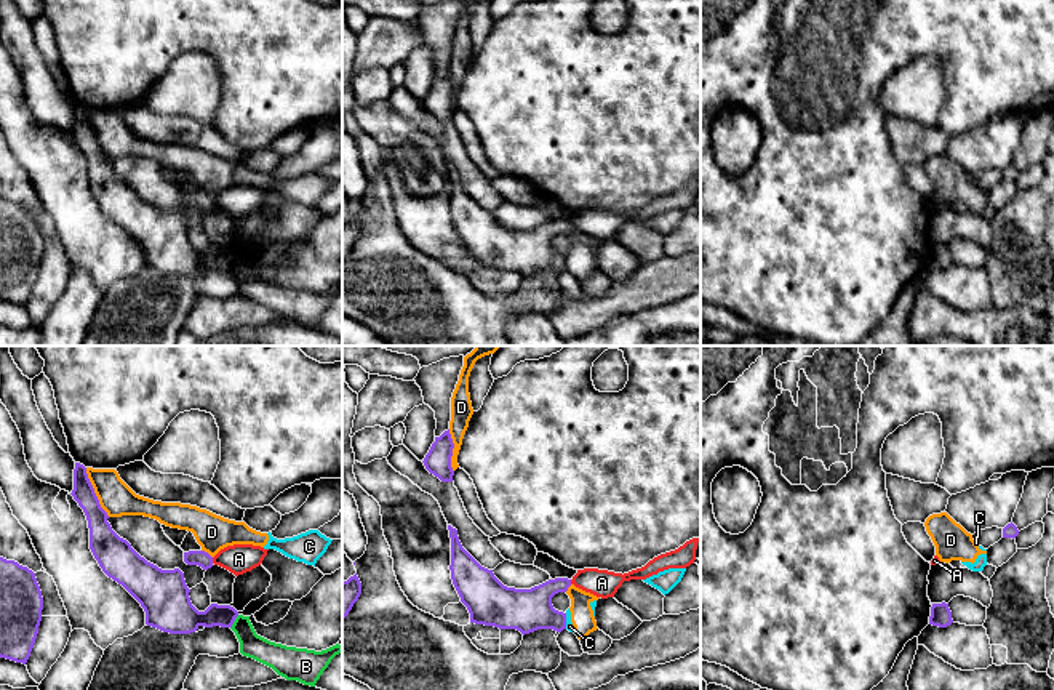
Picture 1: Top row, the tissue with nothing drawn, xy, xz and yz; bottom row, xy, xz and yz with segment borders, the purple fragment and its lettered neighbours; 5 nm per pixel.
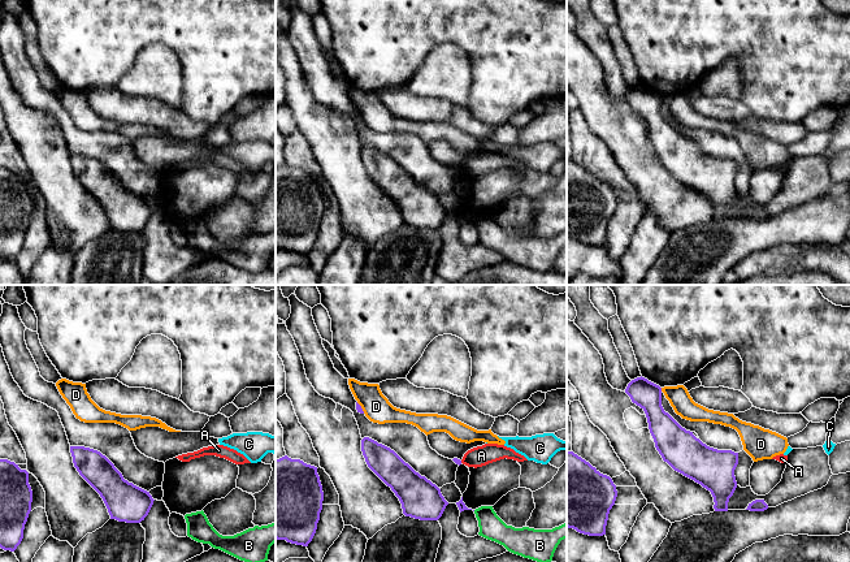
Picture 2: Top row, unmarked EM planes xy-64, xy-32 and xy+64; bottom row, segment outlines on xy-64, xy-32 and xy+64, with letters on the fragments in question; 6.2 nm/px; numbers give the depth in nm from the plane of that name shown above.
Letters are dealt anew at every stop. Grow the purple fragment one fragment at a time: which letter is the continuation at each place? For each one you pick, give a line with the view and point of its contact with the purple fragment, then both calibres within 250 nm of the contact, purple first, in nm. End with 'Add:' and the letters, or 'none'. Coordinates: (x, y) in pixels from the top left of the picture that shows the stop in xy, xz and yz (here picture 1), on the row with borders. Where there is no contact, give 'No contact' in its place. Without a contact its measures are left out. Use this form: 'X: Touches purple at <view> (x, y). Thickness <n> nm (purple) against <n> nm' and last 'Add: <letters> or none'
Add: none

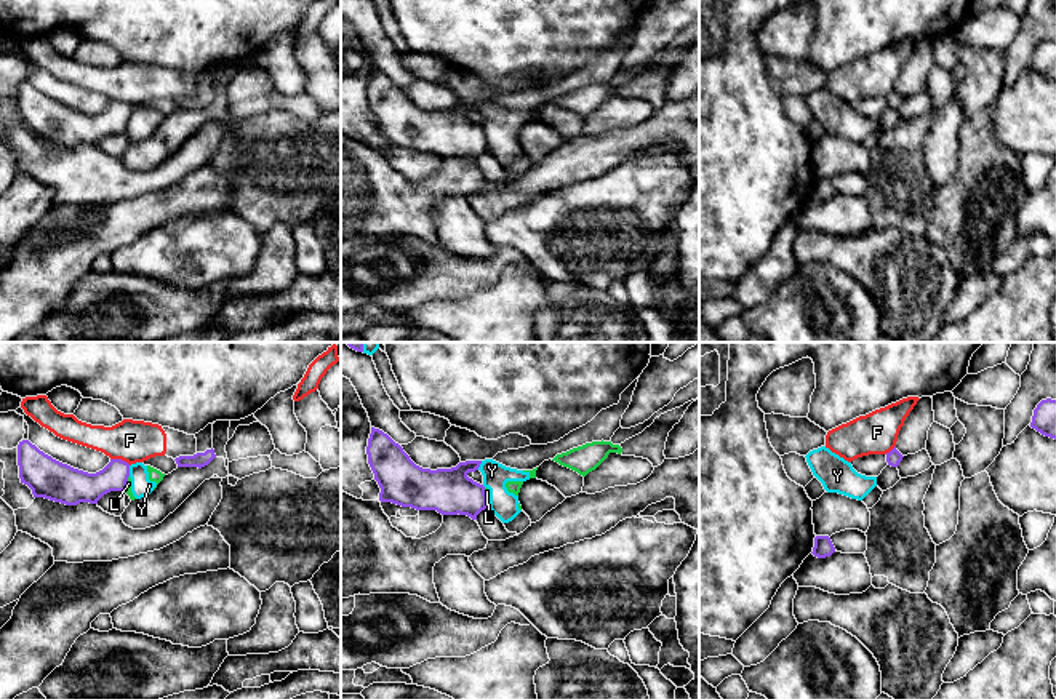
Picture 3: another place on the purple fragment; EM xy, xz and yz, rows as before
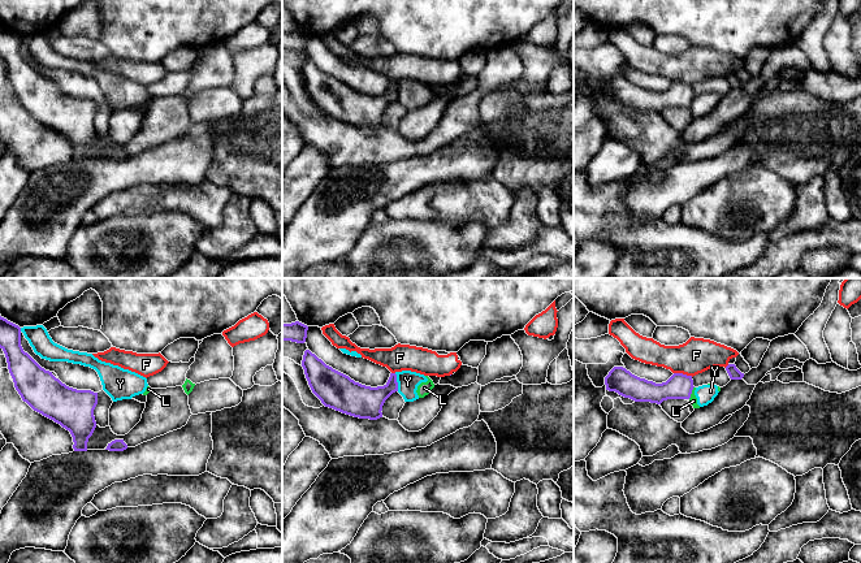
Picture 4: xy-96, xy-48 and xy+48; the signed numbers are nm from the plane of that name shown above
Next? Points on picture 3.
Add: none

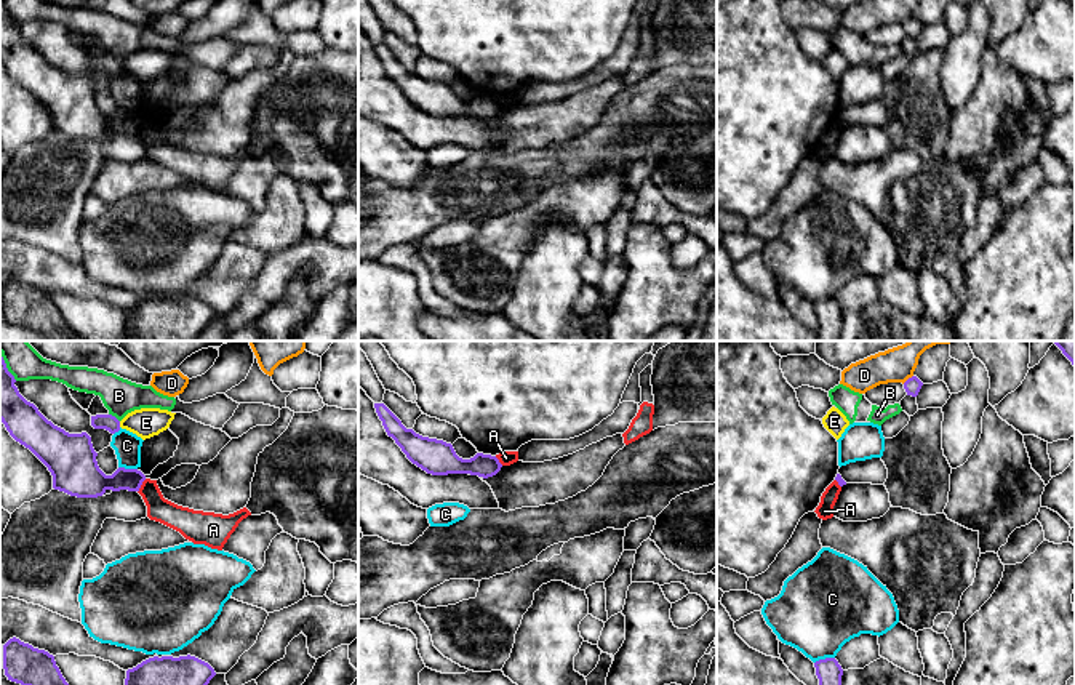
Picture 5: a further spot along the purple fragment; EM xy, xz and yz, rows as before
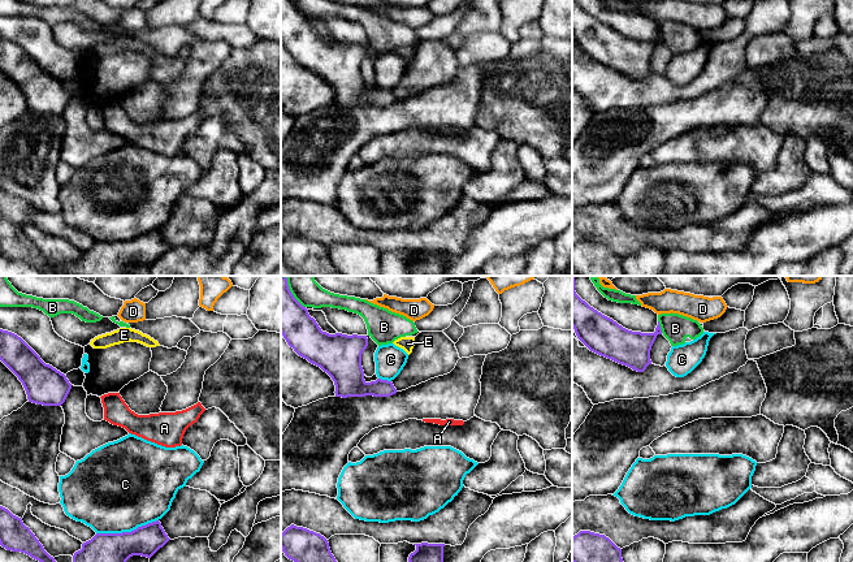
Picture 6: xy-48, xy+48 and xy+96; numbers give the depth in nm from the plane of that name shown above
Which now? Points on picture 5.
Add: none

